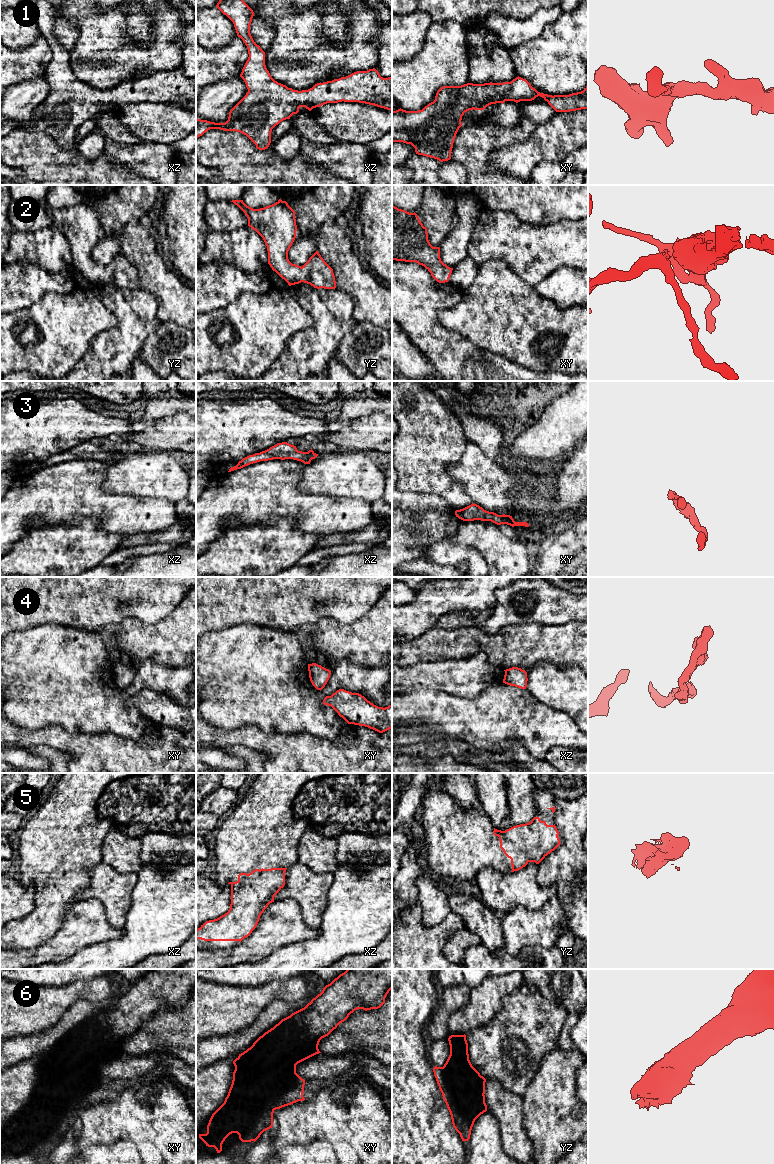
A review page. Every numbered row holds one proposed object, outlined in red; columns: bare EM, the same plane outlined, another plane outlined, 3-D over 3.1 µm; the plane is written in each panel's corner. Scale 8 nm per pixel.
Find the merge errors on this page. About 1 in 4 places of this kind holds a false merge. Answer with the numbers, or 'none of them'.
none of them

